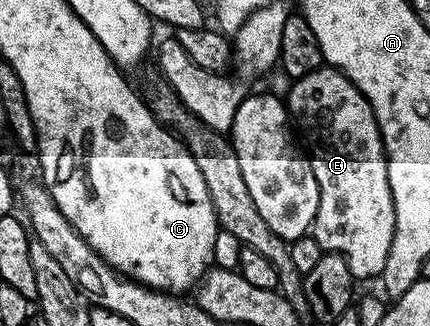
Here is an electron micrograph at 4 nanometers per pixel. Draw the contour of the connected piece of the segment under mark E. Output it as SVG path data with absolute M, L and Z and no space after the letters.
M328 65L292 80L290 87L289 118L299 132L319 185L319 209L311 234L319 241L322 252L342 255L354 280L376 280L383 265L387 265L387 253L391 253L395 201L387 177L381 130L371 105L342 71Z

